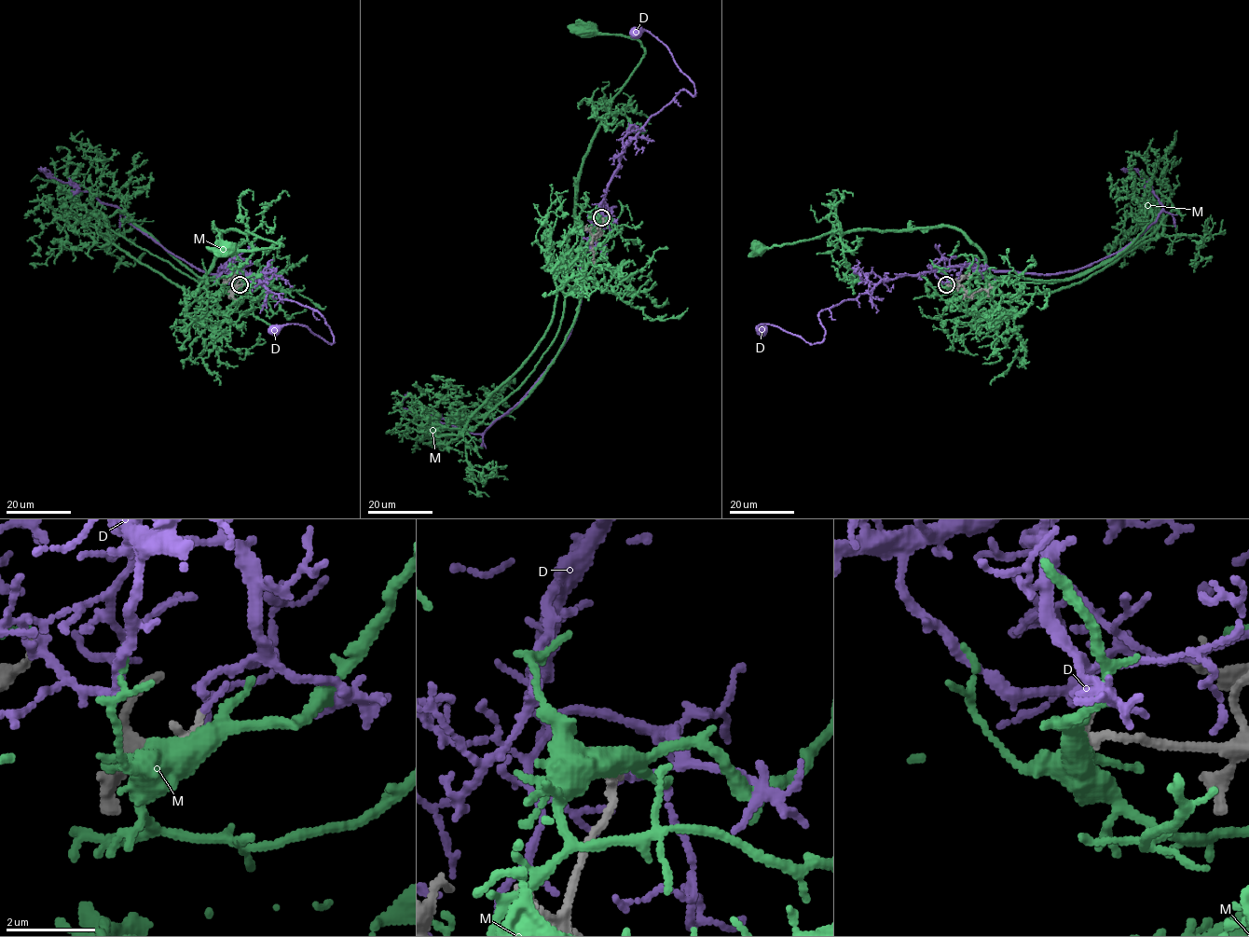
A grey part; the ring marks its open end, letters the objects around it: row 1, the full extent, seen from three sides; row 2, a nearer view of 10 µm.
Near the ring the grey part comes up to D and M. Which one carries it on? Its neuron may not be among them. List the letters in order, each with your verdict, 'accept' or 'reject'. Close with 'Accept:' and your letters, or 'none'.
D: reject
M: reject
Accept: none

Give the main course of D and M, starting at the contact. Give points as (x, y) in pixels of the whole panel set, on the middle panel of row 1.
D: (604, 219), (598, 206), (620, 154), (680, 90), (694, 95), (669, 50), (646, 31), (637, 34)
M: (603, 219), (580, 258), (558, 263), (581, 242), (582, 158), (644, 53), (636, 39), (585, 26)

